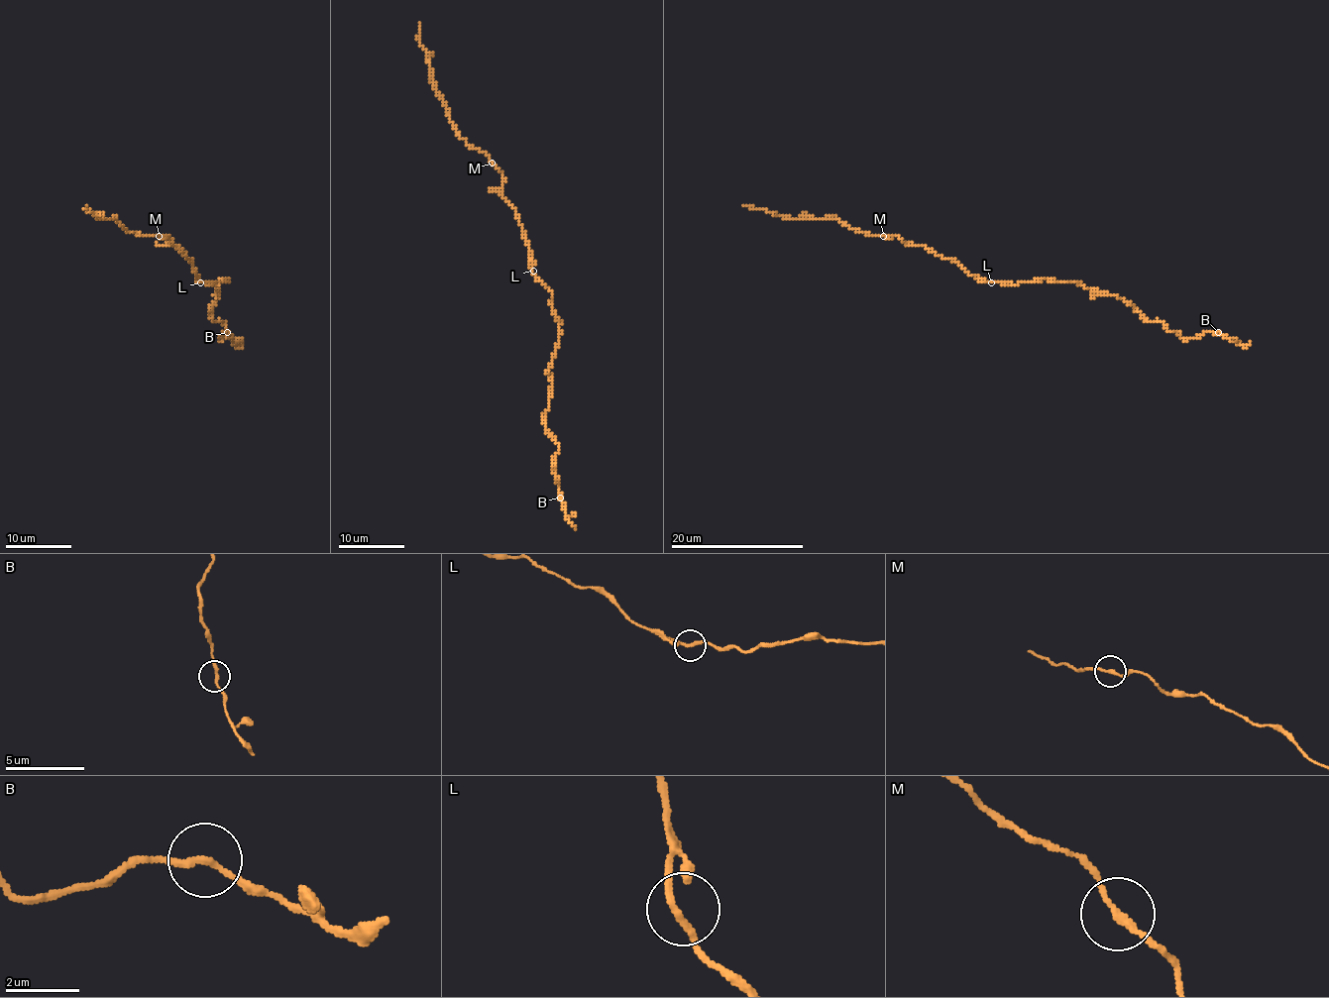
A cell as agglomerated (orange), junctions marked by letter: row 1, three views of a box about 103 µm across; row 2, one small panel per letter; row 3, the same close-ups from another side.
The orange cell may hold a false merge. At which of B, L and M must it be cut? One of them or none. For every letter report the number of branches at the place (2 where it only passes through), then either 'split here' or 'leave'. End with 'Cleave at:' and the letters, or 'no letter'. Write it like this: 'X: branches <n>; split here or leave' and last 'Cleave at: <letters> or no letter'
B: branches 2; leave
L: branches 2; leave
M: branches 2; split here
Cleave at: M

